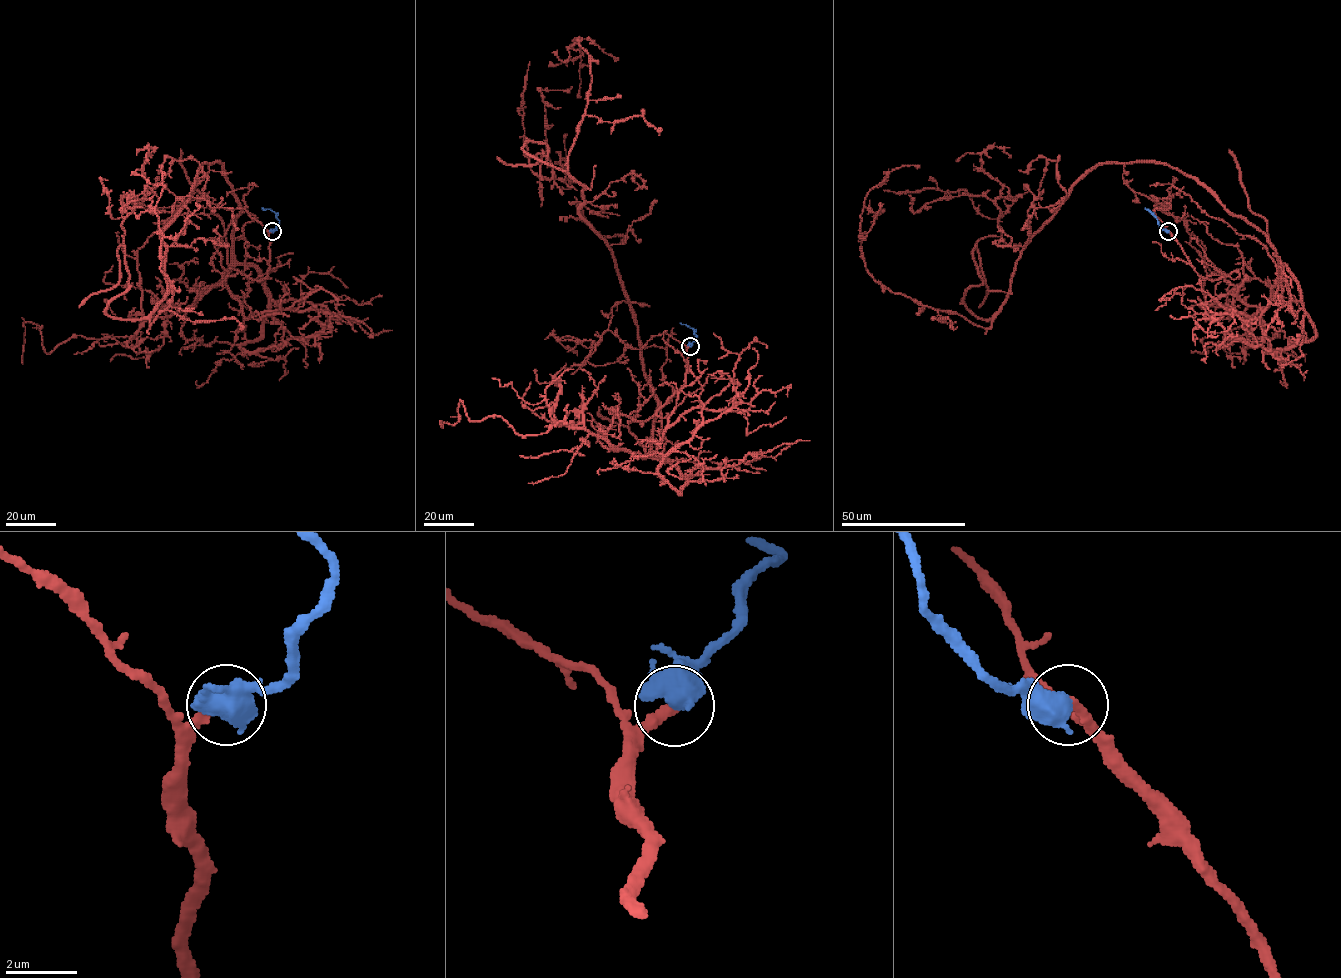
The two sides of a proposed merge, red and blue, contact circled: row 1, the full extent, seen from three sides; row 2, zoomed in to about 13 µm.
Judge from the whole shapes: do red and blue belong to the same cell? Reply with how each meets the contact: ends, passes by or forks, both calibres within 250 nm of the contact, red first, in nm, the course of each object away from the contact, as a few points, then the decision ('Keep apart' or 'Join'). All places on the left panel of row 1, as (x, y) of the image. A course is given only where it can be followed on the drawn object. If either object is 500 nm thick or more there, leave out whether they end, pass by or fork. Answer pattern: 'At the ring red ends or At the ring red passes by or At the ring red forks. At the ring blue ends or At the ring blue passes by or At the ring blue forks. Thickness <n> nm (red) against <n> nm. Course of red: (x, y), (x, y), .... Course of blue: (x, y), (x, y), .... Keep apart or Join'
Thickness 280 nm (red) against 500 nm. Course of red: (272, 231), (266, 278), (189, 308), (240, 211), (204, 163), (164, 299), (113, 319), (154, 195). Course of blue: (272, 231), (279, 220), (268, 208), (261, 209). Join

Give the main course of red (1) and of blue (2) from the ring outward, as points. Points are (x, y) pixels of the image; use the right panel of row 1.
1: (1168, 231), (1268, 302), (1268, 238), (1164, 163), (1091, 168), (990, 319), (964, 293), (1001, 211), (909, 195)
2: (1168, 231), (1145, 209)

